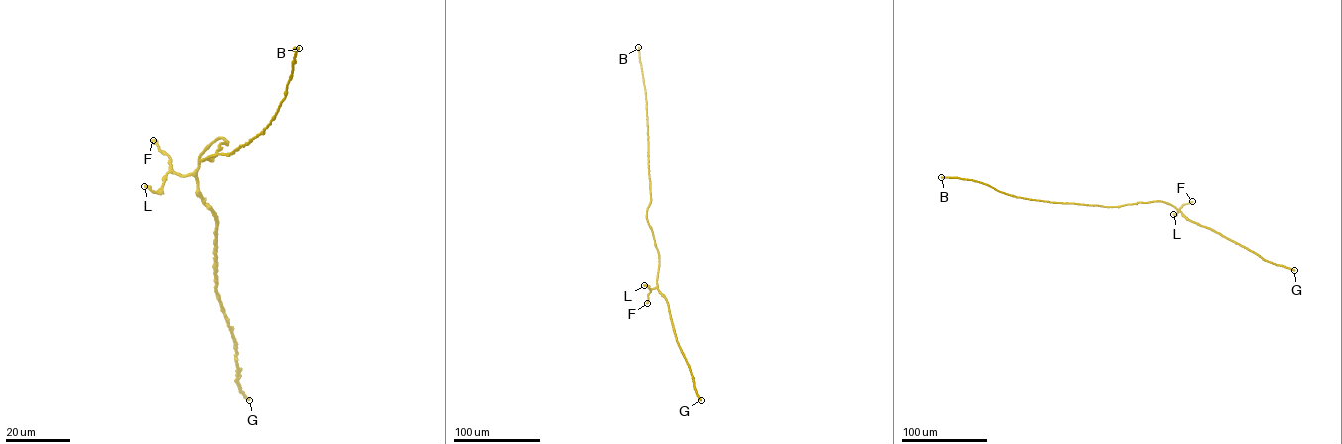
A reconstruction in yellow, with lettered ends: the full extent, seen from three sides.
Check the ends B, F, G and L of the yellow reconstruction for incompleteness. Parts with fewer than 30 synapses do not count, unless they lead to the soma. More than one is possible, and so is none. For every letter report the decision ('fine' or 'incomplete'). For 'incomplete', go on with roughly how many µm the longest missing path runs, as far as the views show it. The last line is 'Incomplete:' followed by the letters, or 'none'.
B: incomplete | 400 µm
F: fine
G: fine
L: fine
Incomplete: B

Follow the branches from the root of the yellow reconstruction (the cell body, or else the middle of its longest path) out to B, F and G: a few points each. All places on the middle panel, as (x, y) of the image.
B: (653, 235), (646, 218), (651, 197), (646, 103), (638, 47)
F: (653, 235), (659, 255), (657, 285), (650, 290), (647, 303)
G: (653, 235), (659, 255), (658, 289), (668, 304), (676, 340), (701, 400)

